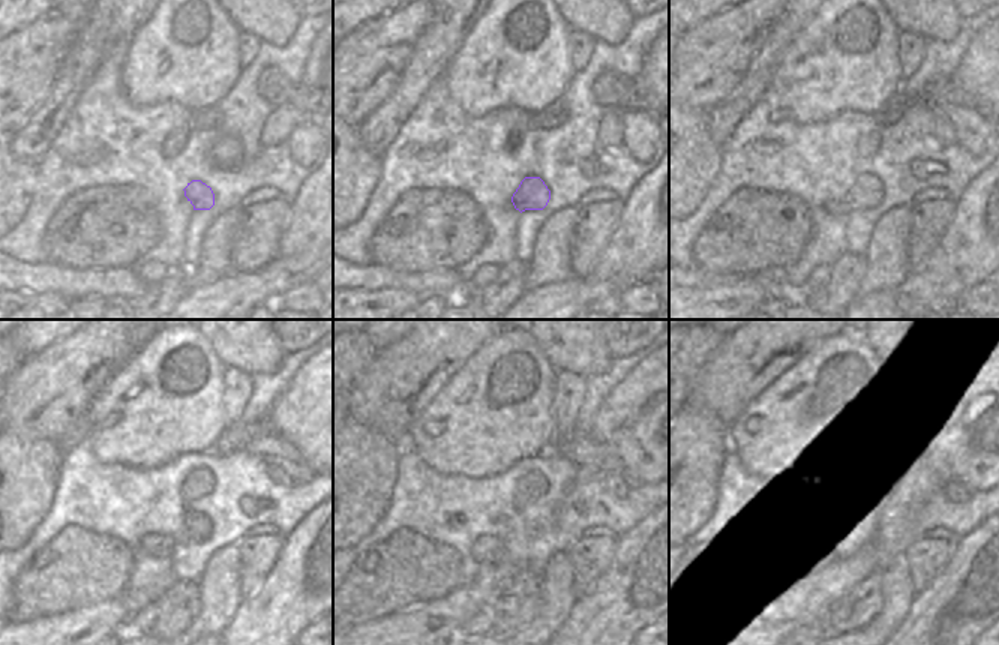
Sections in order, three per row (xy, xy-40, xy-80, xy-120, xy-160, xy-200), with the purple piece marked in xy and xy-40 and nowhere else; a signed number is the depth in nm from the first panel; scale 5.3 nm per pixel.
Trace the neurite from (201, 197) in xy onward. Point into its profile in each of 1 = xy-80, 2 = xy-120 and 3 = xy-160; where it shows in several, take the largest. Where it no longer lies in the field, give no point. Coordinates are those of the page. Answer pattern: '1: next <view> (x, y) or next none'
1: next xy-80 (867, 191)
2: next xy-120 (197, 527)
3: next xy-160 (488, 549)

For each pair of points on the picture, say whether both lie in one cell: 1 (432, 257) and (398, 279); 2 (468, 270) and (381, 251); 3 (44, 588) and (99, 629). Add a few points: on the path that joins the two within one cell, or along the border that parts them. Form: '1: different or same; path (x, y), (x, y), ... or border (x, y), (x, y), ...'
1: different; border (374, 263), (408, 272), (443, 270)
2: different; border (485, 243), (456, 269)
3: different; border (107, 600), (56, 614), (45, 614), (38, 618)

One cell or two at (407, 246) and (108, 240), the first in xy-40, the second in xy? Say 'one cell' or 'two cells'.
one cell

